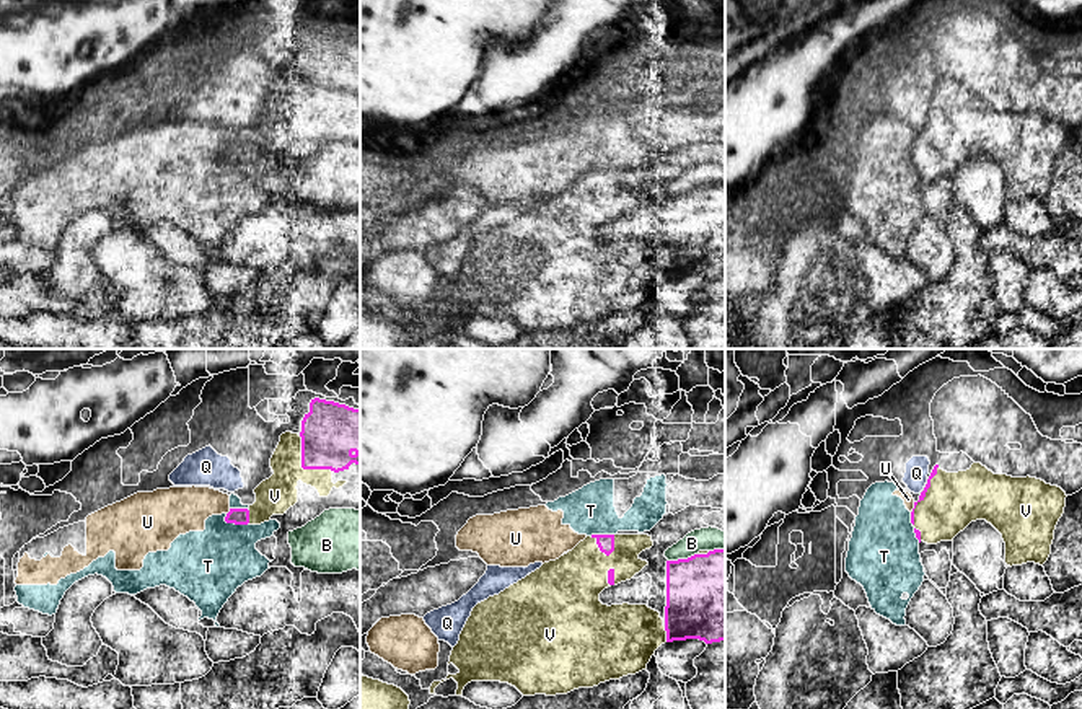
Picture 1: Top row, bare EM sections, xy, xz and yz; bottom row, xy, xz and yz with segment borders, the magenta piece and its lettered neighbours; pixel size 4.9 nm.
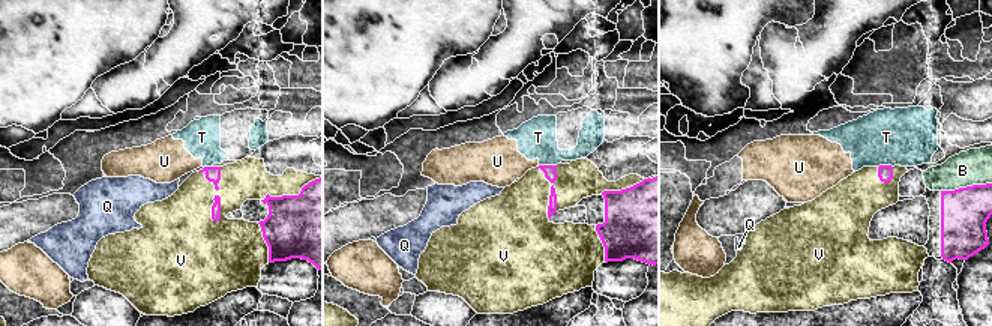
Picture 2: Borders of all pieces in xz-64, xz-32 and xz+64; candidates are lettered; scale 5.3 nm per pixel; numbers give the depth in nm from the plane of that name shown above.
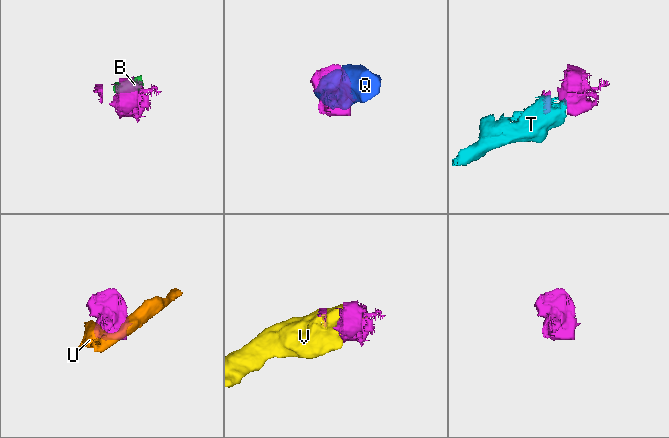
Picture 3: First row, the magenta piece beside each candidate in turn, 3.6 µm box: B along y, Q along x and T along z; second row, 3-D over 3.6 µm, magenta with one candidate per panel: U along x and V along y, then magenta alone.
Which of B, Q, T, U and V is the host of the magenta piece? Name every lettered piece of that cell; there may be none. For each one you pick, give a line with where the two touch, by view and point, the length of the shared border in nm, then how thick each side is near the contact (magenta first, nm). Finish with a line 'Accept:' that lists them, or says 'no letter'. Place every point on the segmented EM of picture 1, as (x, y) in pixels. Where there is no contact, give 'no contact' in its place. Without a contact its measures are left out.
V: yz (916, 504) | 380 nm | 30/280 nm
Accept: V

